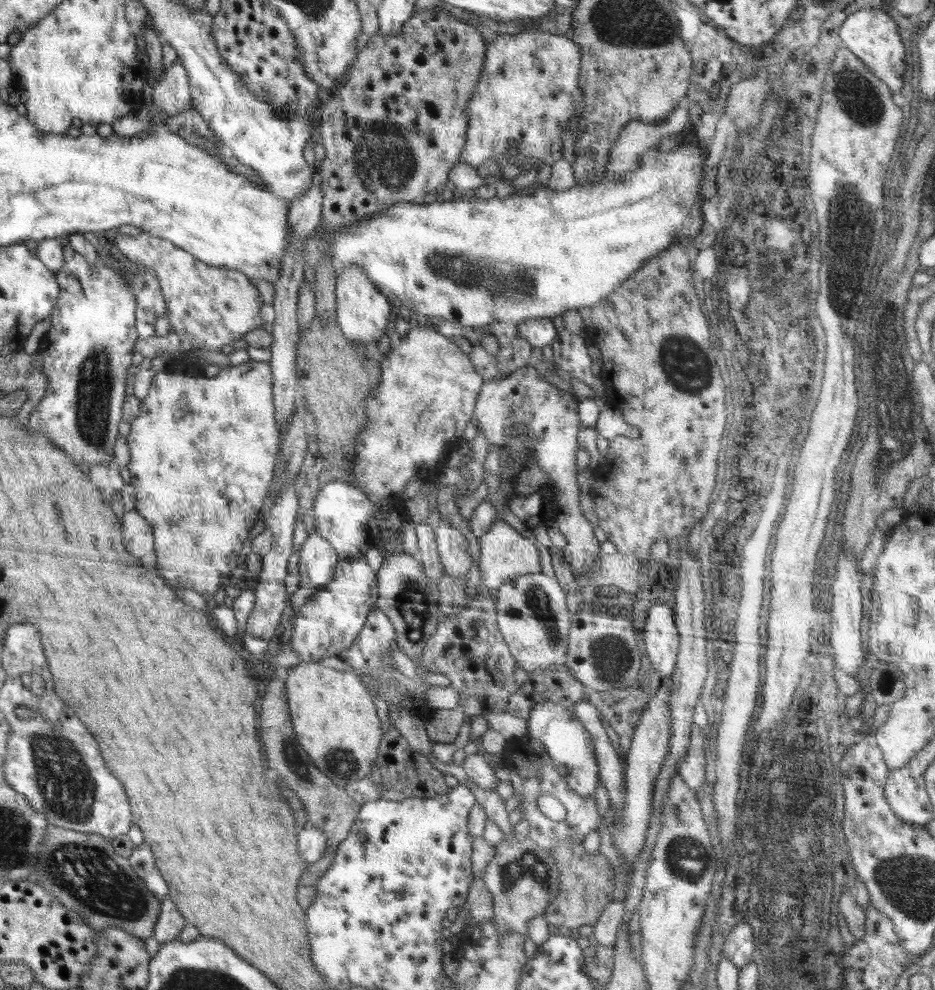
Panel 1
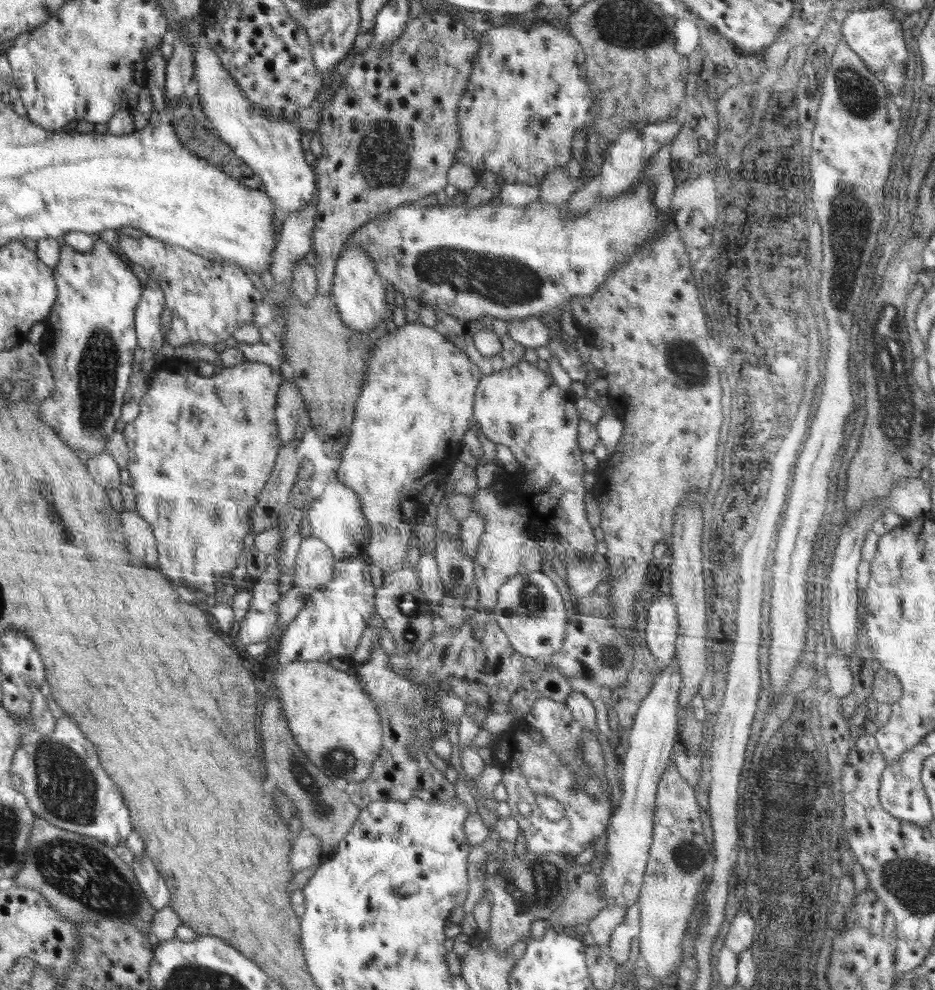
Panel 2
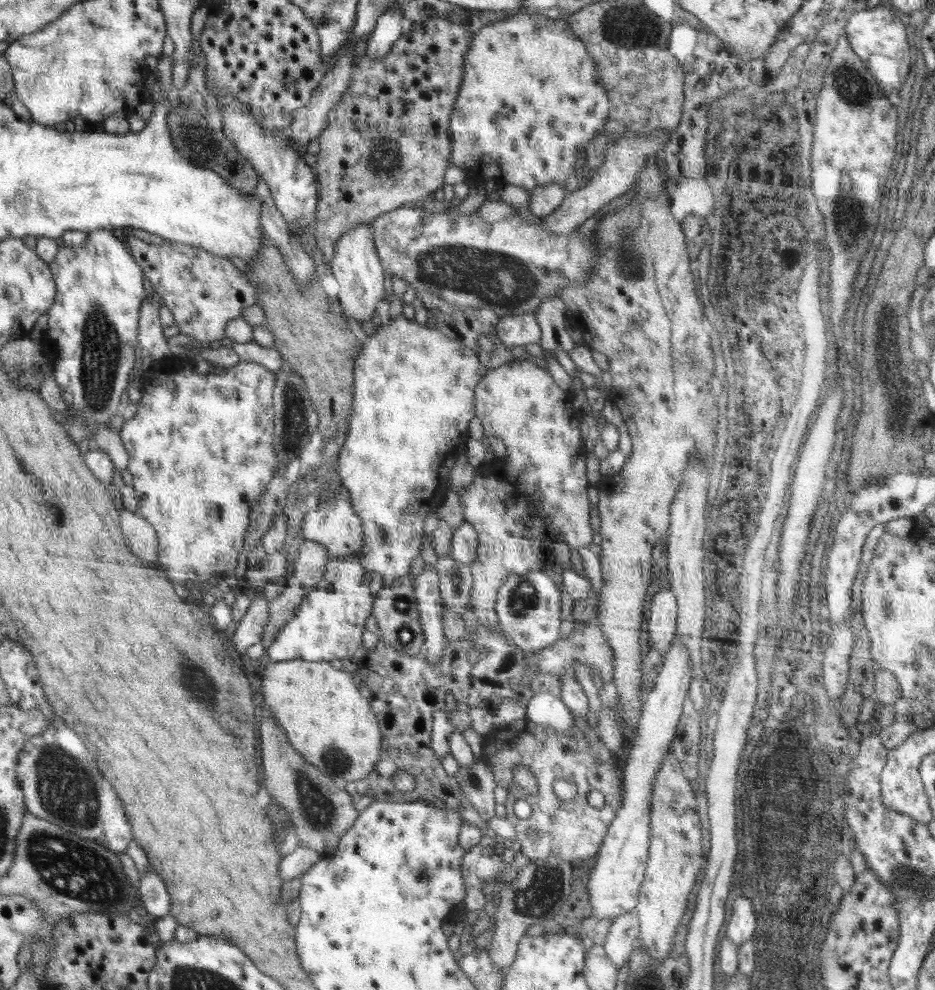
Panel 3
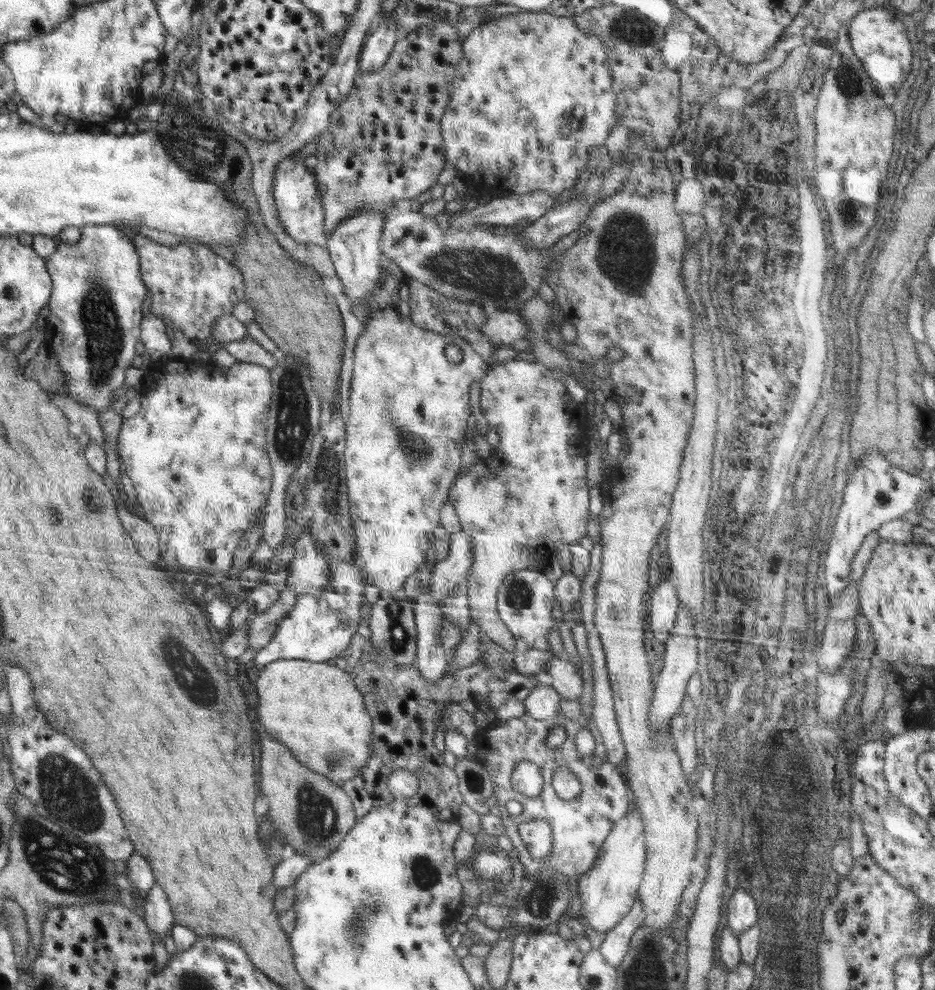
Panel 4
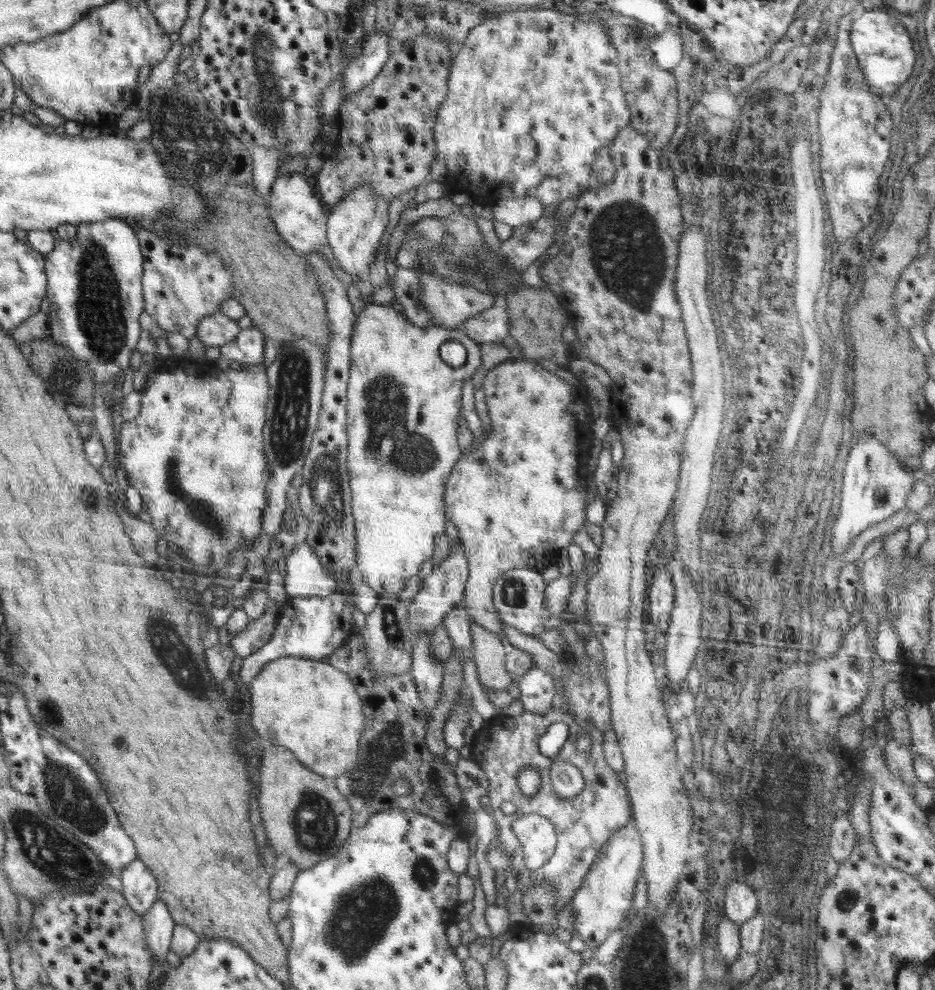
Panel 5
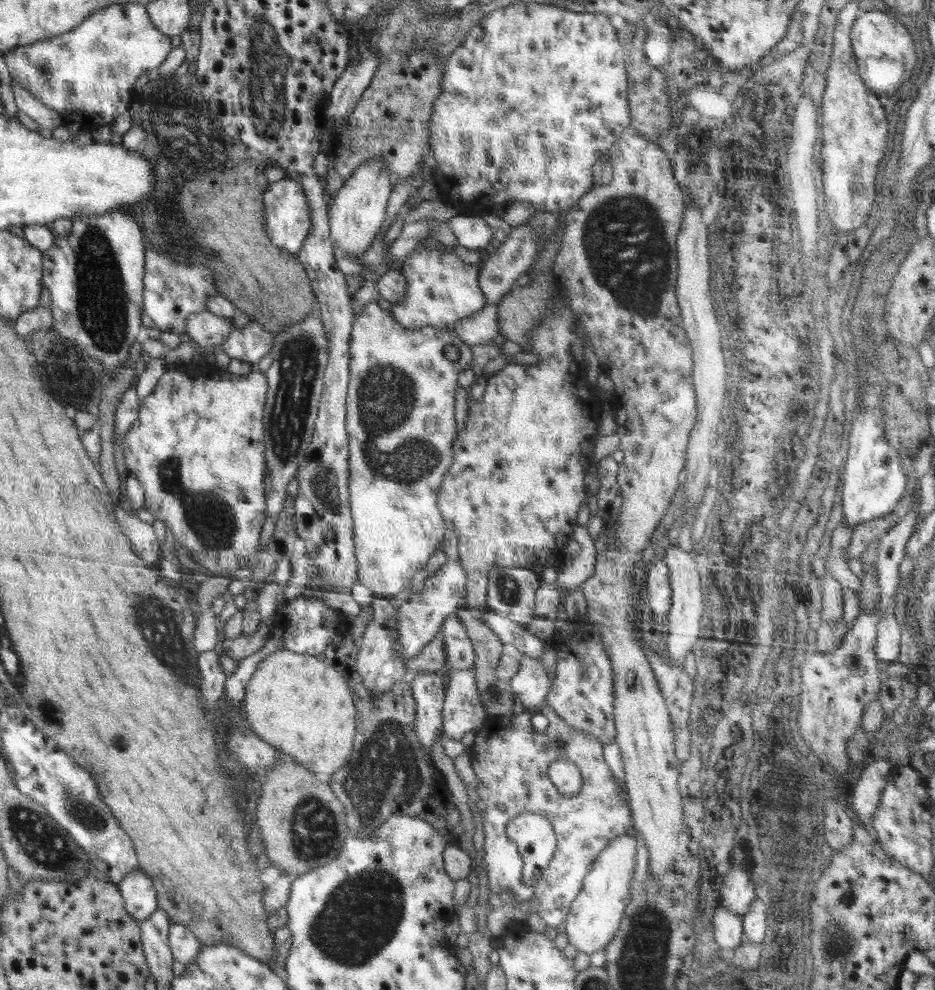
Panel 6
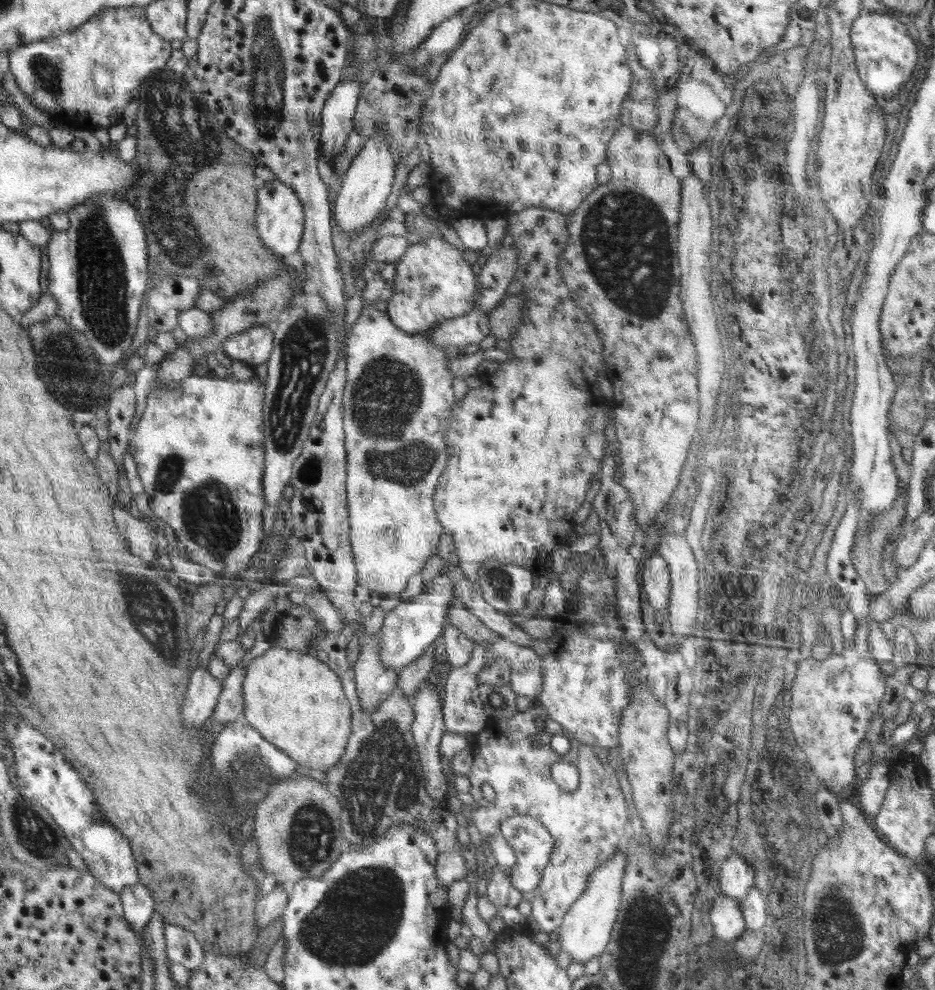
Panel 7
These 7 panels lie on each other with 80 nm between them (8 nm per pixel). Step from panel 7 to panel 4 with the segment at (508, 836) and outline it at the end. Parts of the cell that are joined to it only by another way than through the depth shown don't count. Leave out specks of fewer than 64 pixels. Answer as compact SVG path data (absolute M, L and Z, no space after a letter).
M532 819L520 824L518 836L525 842L532 860L542 860L550 854L553 845L551 826L547 820Z

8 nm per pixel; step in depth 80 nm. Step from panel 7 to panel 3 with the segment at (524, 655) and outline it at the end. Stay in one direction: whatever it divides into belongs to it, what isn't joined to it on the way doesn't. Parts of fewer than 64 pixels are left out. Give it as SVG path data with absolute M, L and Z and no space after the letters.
M538 693L530 698L525 707L525 717L534 724L548 725L560 733L577 733L571 710L561 697Z

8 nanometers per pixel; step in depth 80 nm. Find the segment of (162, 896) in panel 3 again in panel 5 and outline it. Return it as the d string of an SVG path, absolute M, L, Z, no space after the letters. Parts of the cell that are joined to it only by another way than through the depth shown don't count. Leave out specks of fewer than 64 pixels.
M159 898L143 916L148 947L158 964L168 964L166 956L172 946L173 928L177 925L174 917L166 903Z

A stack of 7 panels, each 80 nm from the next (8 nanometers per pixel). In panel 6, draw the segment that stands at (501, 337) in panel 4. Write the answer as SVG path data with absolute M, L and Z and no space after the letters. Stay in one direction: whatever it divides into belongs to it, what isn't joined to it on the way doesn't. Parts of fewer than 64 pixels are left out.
M487 304L477 313L455 322L450 326L450 331L466 344L491 343L492 339L499 335L496 305Z

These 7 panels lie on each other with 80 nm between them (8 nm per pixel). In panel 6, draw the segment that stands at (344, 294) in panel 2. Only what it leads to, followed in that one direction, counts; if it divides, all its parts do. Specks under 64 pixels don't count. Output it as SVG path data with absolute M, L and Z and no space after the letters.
M371 158L368 162L360 164L354 170L354 176L338 189L334 202L329 207L328 238L332 246L336 245L346 255L362 255L372 245L376 235L380 232L380 225L384 221L388 198L392 194L393 186L390 184L390 170L382 166L382 160Z

